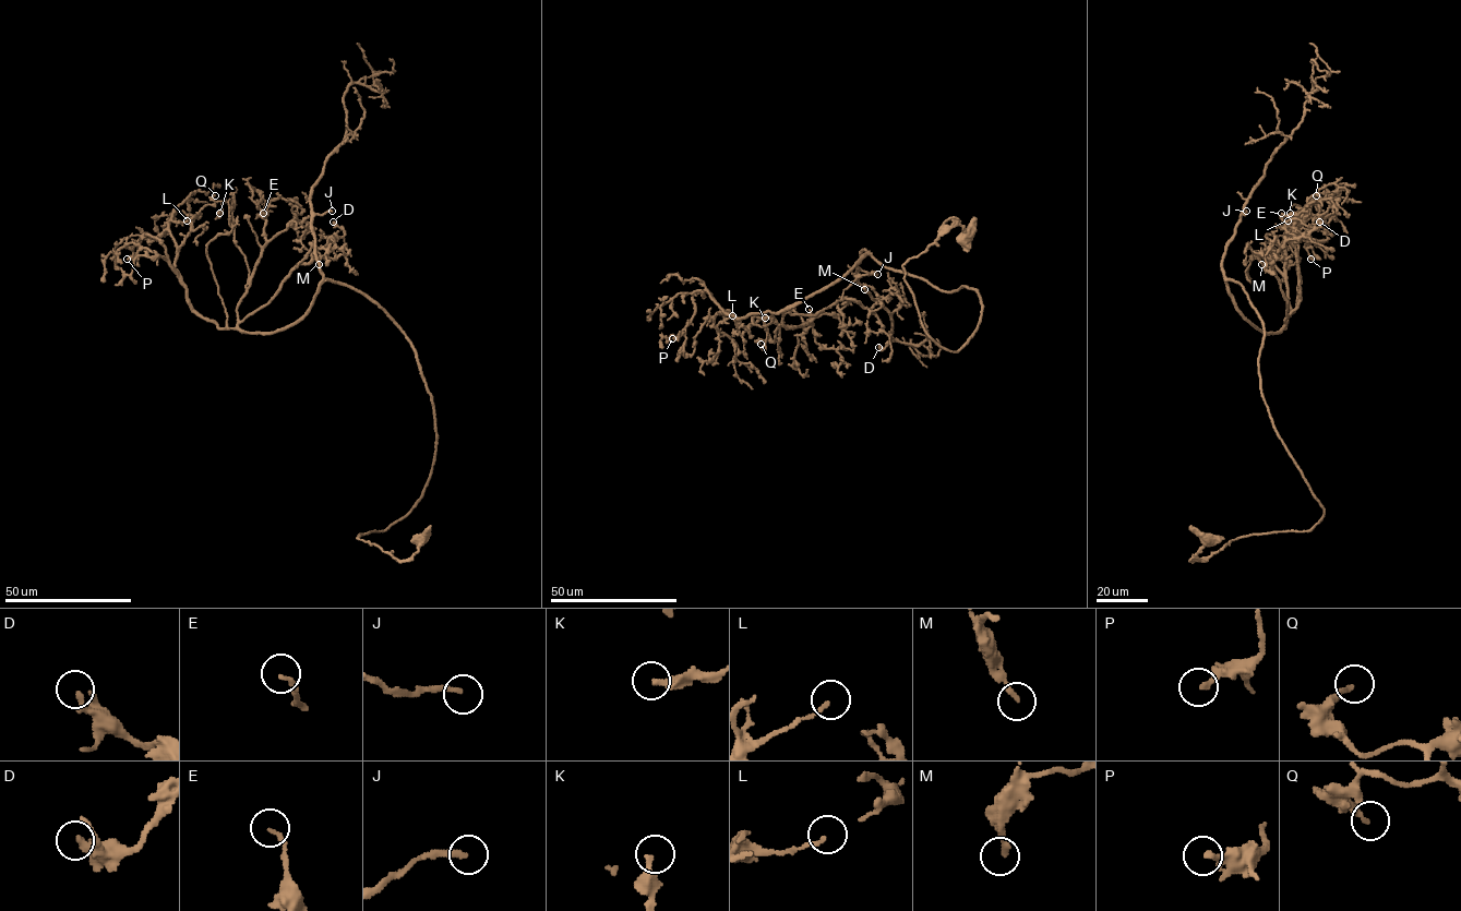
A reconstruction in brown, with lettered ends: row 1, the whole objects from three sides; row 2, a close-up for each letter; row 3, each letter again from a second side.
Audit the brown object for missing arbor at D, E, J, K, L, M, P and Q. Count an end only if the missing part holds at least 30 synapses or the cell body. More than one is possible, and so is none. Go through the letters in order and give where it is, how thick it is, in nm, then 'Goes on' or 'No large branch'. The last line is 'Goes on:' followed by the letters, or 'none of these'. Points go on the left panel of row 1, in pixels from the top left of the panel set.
D: Place: (333, 222). Thickness 240 nm. No large branch
E: Place: (263, 213). Thickness 170 nm. No large branch
J: Place: (332, 211). Thickness 200 nm. Goes on
K: Place: (219, 213). Thickness 240 nm. No large branch
L: Place: (187, 220). Thickness 140 nm. No large branch
M: Place: (319, 264). Thickness 170 nm. No large branch
P: Place: (127, 259). Thickness 240 nm. No large branch
Q: Place: (215, 195). Thickness 200 nm. No large branch
Goes on: J

